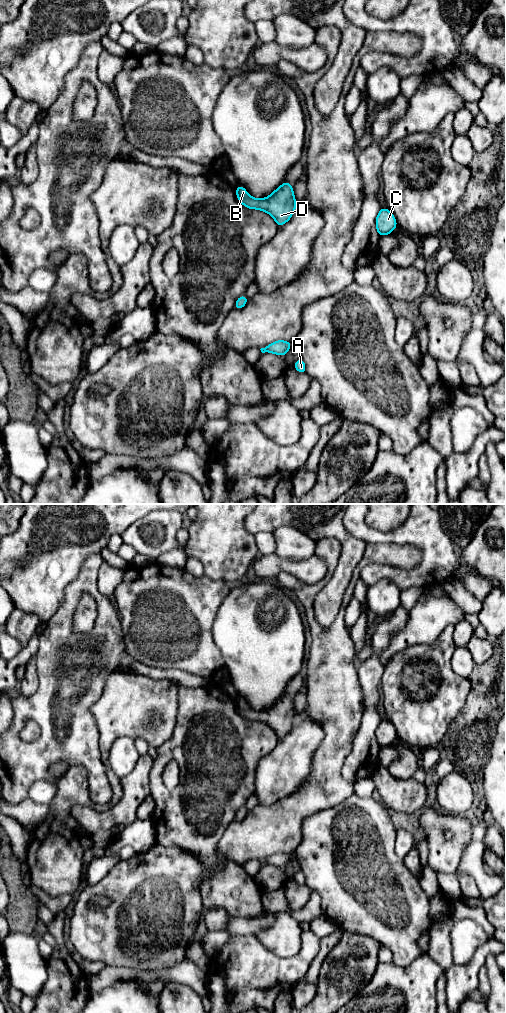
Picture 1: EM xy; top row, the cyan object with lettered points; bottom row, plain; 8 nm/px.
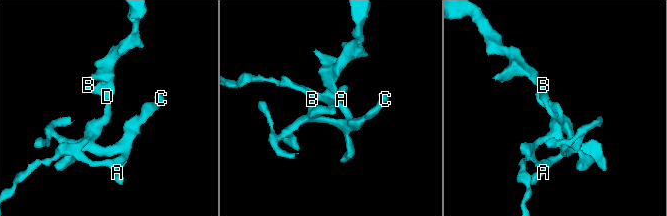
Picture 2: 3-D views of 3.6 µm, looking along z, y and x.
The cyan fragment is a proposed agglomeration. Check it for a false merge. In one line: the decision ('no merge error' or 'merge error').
no merge error

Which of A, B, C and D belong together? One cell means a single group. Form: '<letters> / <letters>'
A B C D

